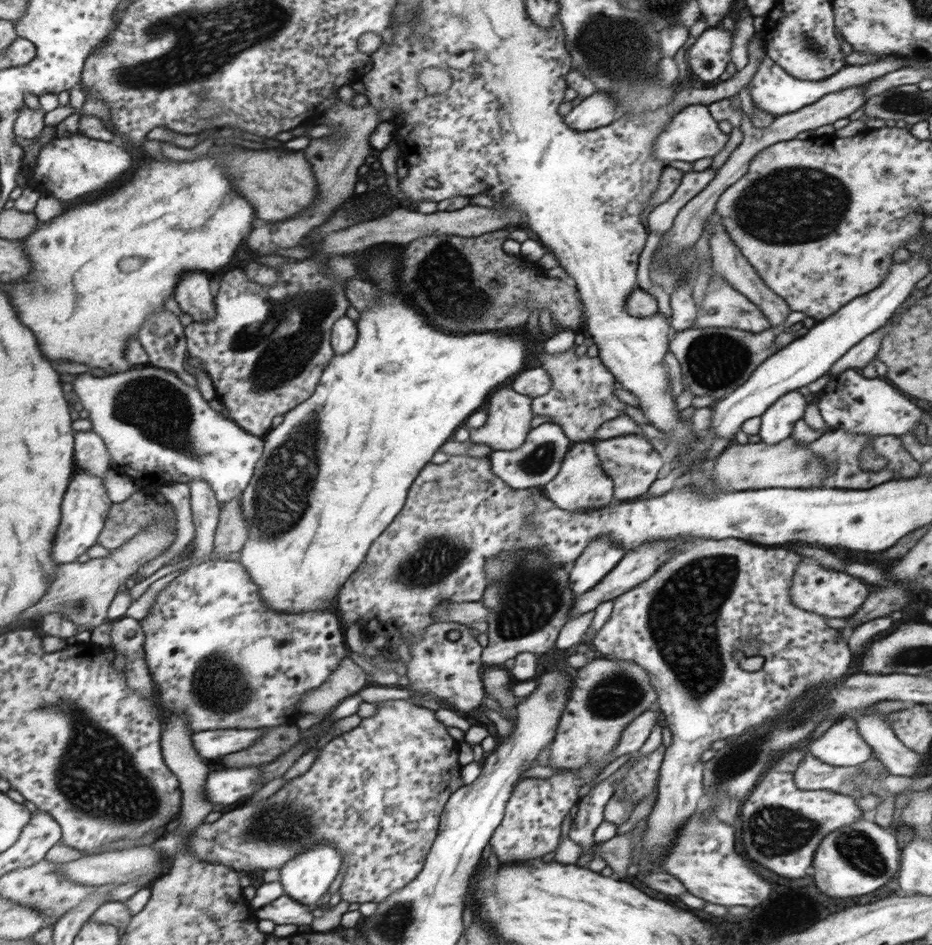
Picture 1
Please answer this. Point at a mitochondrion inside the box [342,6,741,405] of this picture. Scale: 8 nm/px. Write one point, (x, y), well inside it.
(616, 49)

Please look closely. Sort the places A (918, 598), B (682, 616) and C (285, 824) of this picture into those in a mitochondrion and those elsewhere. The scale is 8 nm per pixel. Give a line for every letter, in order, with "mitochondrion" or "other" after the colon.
A: other
B: mitochondrion
C: mitochondrion

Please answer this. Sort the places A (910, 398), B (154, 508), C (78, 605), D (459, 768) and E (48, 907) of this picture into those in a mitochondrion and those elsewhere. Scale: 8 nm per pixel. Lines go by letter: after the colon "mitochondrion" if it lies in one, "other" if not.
A: other
B: other
C: mitochondrion
D: other
E: other

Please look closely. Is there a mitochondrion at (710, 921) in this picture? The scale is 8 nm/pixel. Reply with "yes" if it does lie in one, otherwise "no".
no

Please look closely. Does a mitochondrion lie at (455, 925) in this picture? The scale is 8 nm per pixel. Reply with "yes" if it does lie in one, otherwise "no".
no

